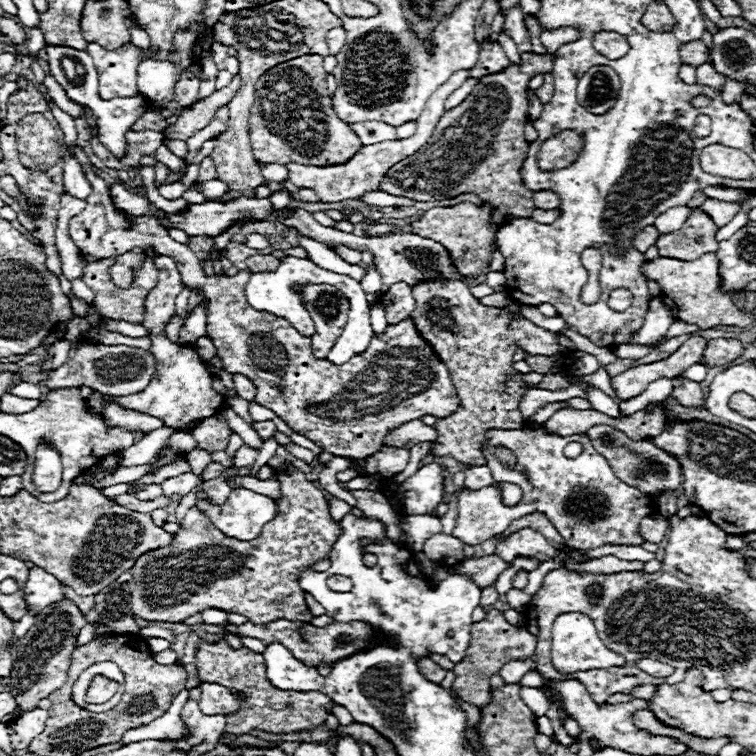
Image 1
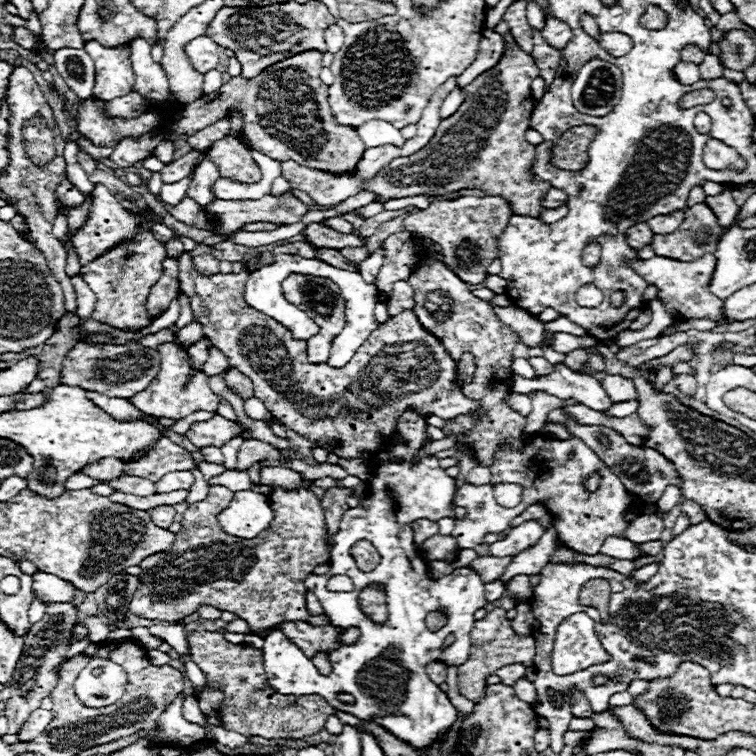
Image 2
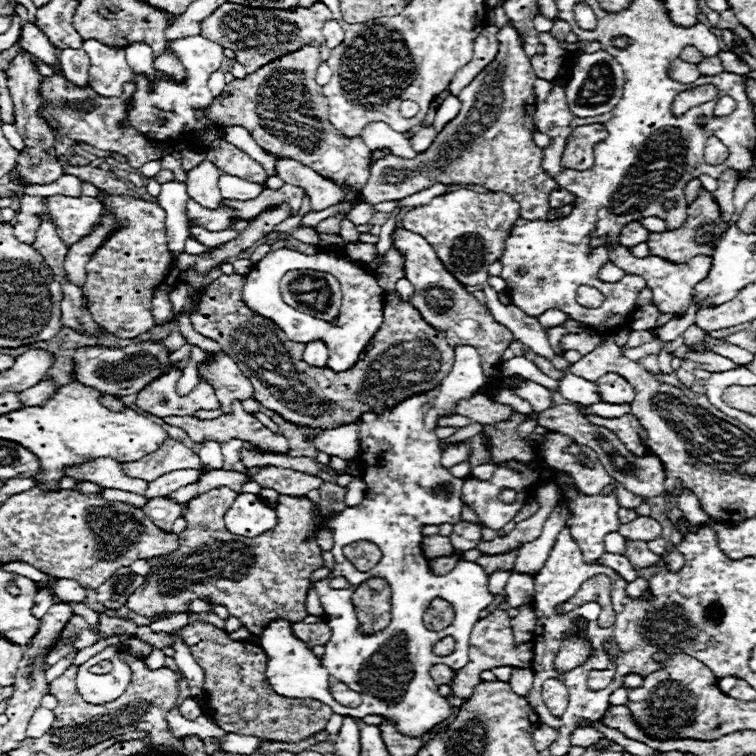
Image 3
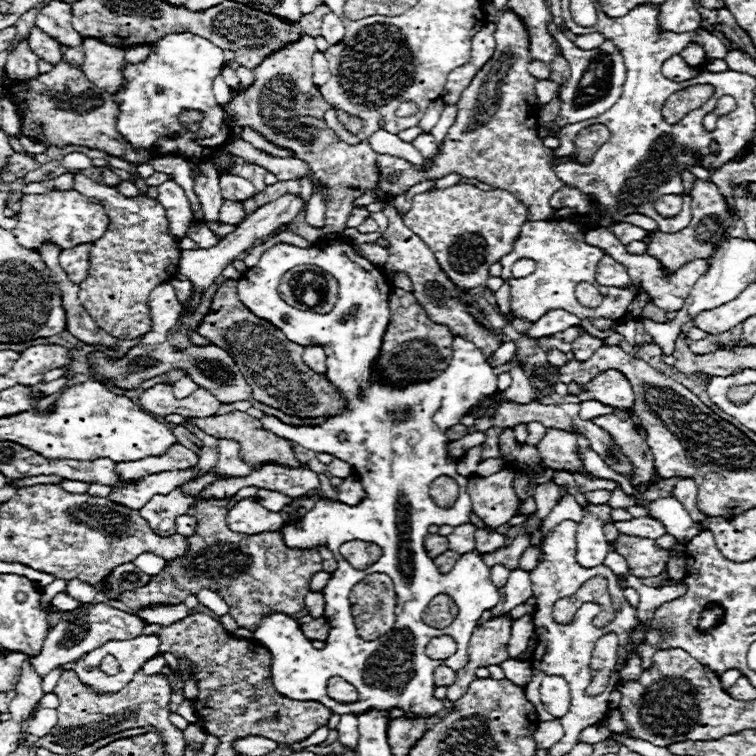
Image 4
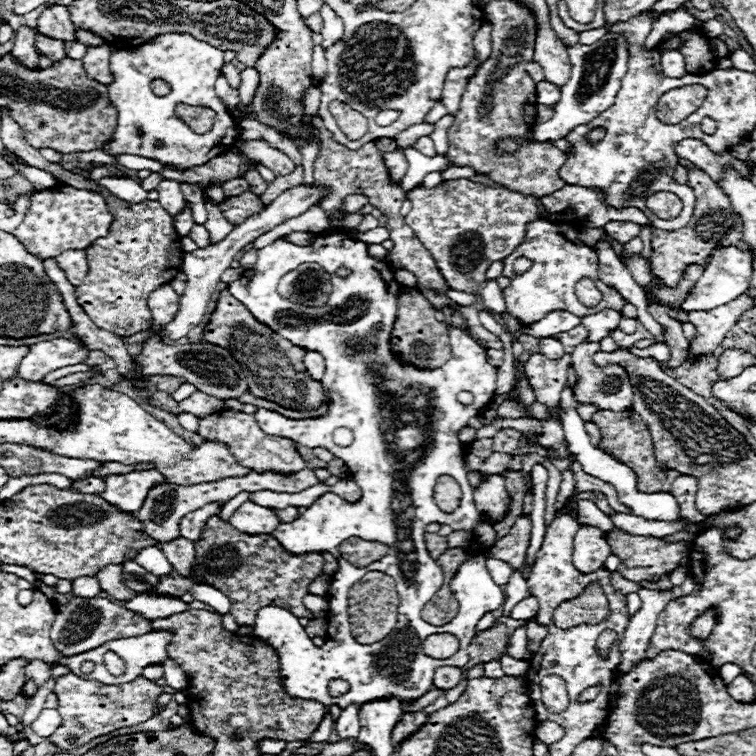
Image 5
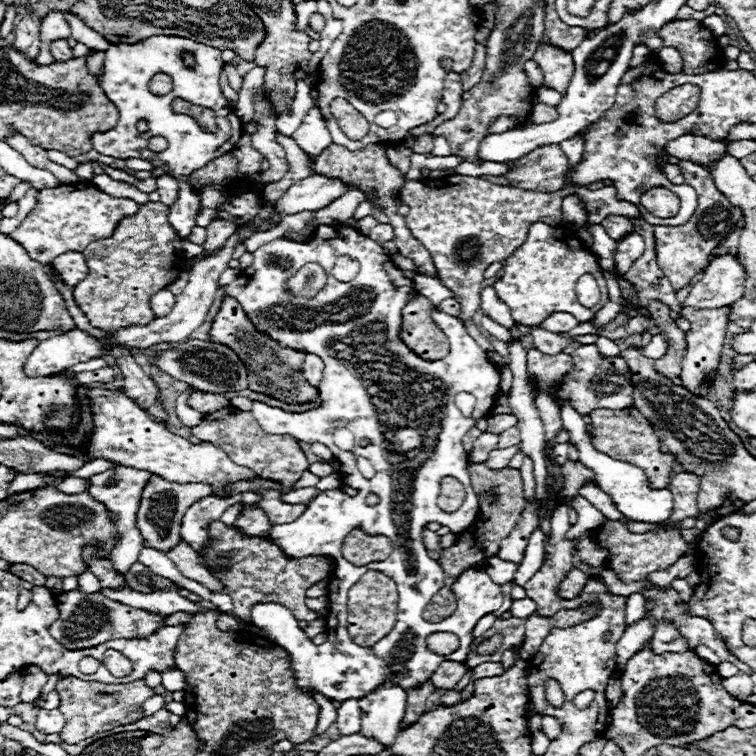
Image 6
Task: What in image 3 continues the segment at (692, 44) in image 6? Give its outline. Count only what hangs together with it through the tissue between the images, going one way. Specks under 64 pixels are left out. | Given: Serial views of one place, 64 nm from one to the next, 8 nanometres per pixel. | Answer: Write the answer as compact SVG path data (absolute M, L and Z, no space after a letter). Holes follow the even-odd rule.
M686 46L684 50L682 50L682 54L680 54L680 58L684 60L684 62L690 62L690 64L698 64L698 62L702 62L702 52L696 48L696 46Z

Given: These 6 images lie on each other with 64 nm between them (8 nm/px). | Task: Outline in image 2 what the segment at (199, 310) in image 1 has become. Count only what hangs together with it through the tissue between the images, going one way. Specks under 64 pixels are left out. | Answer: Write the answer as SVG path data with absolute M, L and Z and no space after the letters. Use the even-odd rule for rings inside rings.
M195 320L186 327L178 330L176 336L183 347L189 347L204 337L202 326L200 326L200 323Z

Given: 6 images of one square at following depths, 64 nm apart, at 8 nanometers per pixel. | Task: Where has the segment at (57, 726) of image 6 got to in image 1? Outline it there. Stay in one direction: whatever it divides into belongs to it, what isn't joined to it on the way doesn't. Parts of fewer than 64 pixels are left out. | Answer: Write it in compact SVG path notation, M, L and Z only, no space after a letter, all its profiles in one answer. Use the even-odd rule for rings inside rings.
M36 708L34 712L26 712L22 718L10 724L10 740L12 748L26 748L40 732L44 732L46 720L50 718L48 710Z

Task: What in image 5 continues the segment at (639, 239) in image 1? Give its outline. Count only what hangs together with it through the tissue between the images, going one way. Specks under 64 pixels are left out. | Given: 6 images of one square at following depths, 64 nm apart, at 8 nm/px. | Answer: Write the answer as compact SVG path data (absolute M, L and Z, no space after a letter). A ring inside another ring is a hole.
M608 222L604 226L606 234L612 236L614 240L618 240L620 244L624 244L626 240L632 240L640 234L640 226L638 224L630 224L630 222Z

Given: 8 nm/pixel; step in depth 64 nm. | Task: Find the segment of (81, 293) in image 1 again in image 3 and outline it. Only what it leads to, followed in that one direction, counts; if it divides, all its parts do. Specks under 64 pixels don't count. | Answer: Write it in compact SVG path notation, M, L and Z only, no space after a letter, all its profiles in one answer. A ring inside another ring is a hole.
M104 212L106 220L102 222L102 226L98 226L90 236L86 236L86 240L80 240L78 244L72 244L68 248L68 254L66 254L66 260L64 260L64 270L68 274L68 280L72 284L78 284L82 286L84 280L86 280L86 264L90 262L92 254L98 250L98 246L104 242L104 238L112 232L112 216L108 216Z

